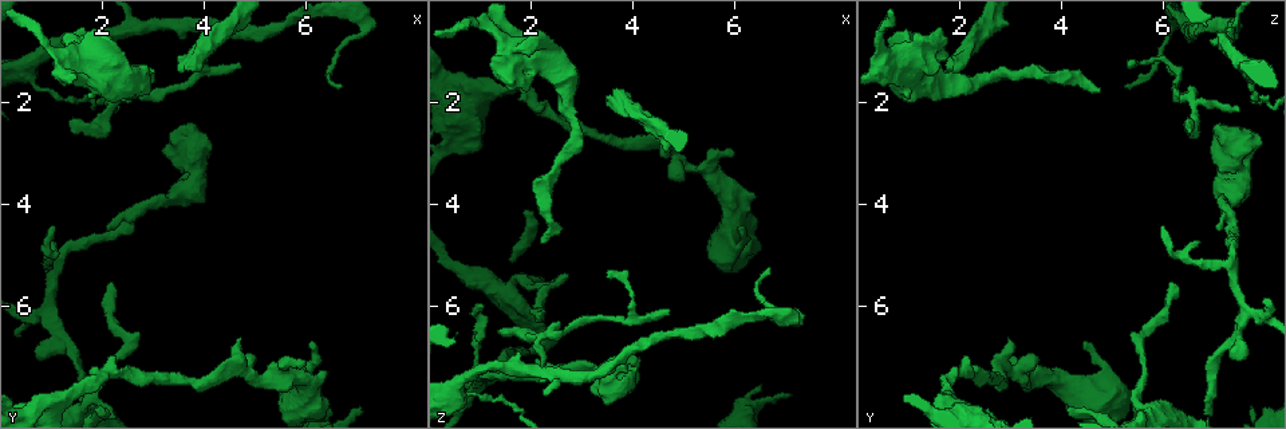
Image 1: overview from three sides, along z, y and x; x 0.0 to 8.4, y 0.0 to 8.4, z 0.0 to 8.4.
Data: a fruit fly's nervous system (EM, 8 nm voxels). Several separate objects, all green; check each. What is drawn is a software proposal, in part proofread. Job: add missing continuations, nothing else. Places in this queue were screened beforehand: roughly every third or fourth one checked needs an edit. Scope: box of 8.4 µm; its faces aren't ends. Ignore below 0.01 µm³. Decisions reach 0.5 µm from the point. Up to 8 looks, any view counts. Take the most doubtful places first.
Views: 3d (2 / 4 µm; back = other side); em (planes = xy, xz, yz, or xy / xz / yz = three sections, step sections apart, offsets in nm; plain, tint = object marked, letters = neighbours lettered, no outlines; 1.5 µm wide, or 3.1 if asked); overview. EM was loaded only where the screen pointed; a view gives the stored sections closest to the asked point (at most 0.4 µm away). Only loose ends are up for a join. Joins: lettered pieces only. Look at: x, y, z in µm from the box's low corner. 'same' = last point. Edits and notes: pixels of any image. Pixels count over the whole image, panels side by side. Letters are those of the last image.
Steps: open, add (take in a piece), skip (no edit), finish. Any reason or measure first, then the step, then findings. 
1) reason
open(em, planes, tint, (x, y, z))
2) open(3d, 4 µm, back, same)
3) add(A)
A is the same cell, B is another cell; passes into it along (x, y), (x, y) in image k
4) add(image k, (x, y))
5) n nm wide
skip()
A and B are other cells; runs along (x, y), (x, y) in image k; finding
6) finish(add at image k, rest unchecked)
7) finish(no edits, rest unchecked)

free end
open(3d, 2 µm, (2.30, 1.80, 4.75))

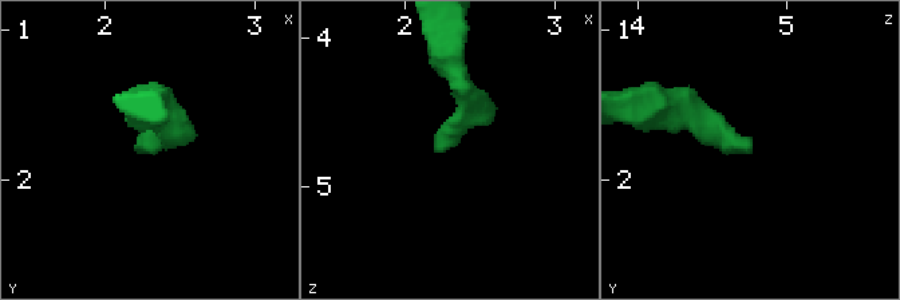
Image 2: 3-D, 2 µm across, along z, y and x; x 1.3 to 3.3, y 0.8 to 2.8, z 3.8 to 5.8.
need the tissue
open(em, planes, letters, (2.24, 1.82, 4.78))

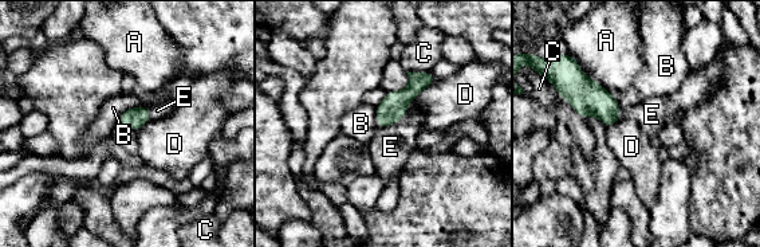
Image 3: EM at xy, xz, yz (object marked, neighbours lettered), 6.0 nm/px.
130 nm wide
add(E)
E is the same cell, A, B, C and D are other cells; passes into it along (394, 105), (388, 125), (390, 146) in image 3; the cell continues

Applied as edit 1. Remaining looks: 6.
redraw
open(overview)

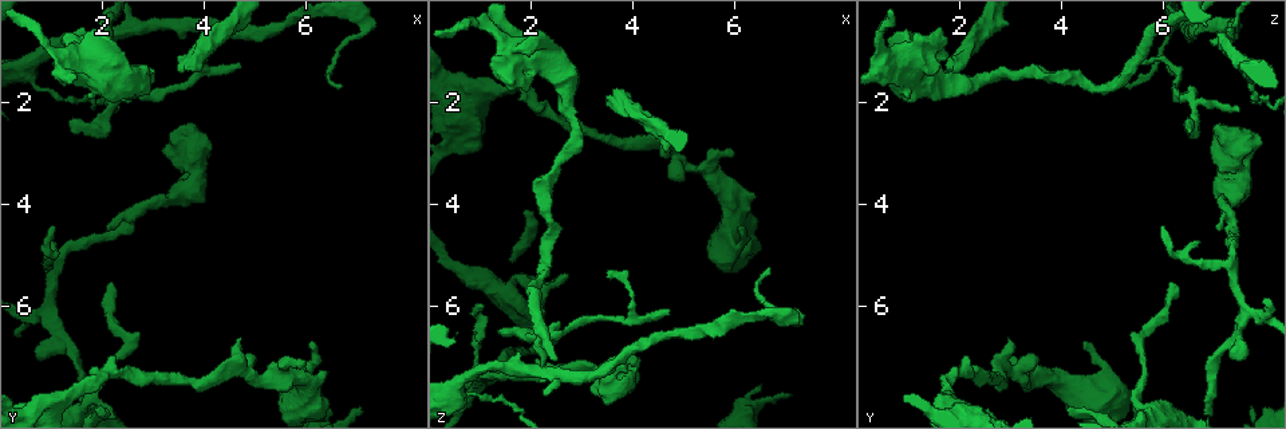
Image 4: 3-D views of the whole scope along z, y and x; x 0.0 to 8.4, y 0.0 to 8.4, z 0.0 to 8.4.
an open end
open(em, xz, step 8, tint, (4.75, 6.60, 3.00))

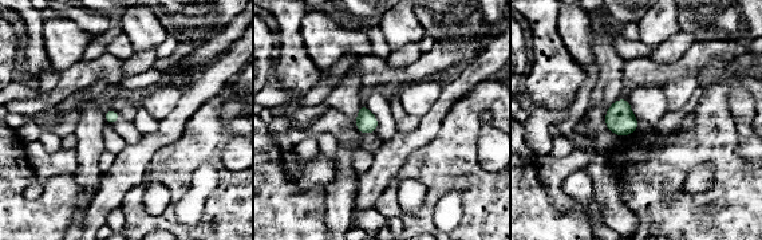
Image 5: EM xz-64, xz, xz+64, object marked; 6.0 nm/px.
open(em, xz, step 8, letters, same)

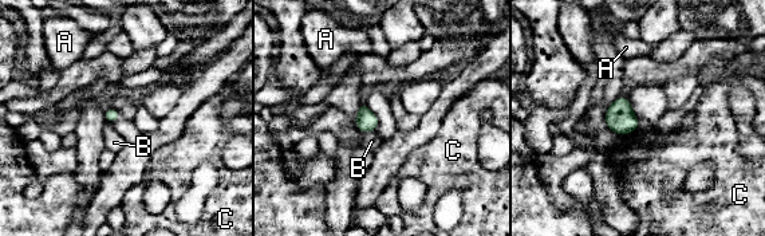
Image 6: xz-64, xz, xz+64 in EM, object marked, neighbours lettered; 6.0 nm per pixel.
C touches over 90 nm
skip()
A, B and C are other cells; no lettered piece goes on from it

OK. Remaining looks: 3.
thin end
open(3d, 4 µm, (4.65, 1.30, 6.10))

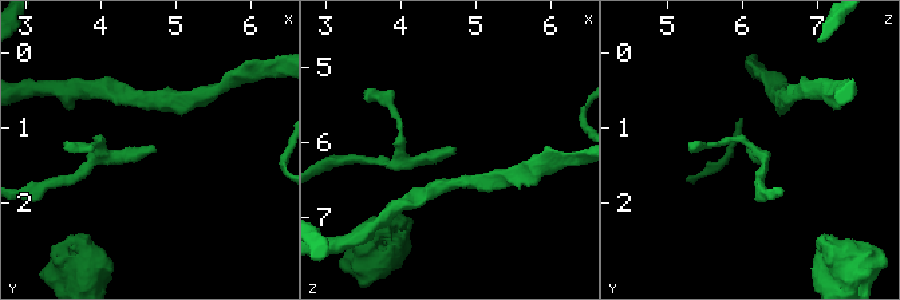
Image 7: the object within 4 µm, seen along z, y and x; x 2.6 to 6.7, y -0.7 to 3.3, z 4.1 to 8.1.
open(em, xz, step 4, letters, (4.65, 1.25, 6.10))

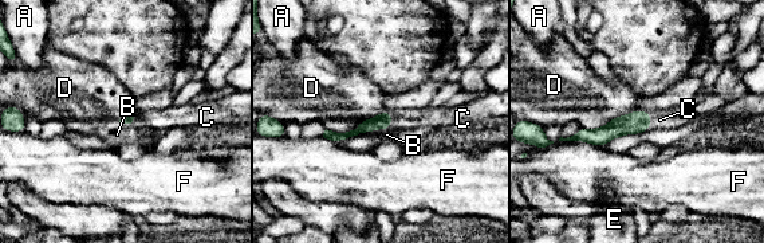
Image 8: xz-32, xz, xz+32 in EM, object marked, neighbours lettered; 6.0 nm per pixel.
open(em, planes, letters, same)

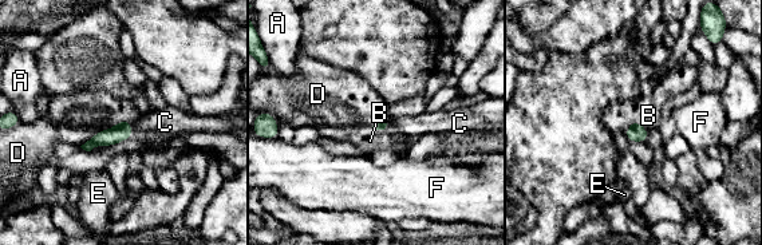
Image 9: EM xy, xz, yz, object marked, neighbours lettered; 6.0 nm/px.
add(C)
C is the same cell, A, B, D, E and F are other cells; passes into it along (121, 131), (130, 127), (165, 122) in image 9; the cell continues

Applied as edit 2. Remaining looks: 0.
finish(add at image 3, add at image 9, rest unchecked)

